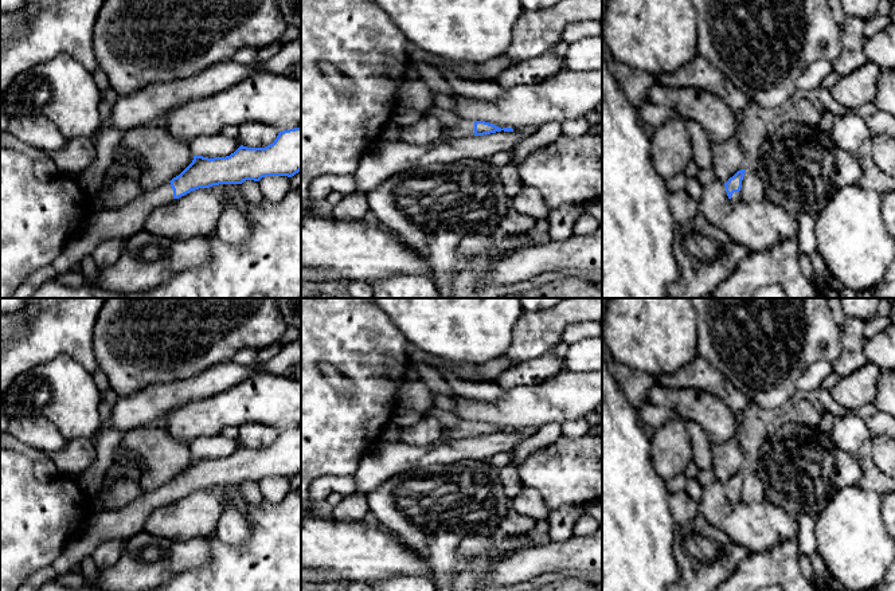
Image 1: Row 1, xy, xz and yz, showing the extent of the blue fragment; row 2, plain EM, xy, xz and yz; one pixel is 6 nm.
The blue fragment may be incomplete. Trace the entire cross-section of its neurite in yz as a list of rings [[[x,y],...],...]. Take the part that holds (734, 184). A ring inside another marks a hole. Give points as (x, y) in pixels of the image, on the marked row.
[[[746,169],[738,171],[732,177],[728,179],[727,183],[724,183],[727,196],[731,201],[740,200],[740,188],[744,172]]]

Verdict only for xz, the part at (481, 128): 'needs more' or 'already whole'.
needs more

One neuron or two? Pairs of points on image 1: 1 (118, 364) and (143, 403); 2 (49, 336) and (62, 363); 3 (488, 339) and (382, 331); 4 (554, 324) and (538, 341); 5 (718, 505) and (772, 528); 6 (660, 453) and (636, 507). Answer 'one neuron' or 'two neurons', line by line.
1: two neurons
2: two neurons
3: two neurons
4: one neuron
5: one neuron
6: two neurons

